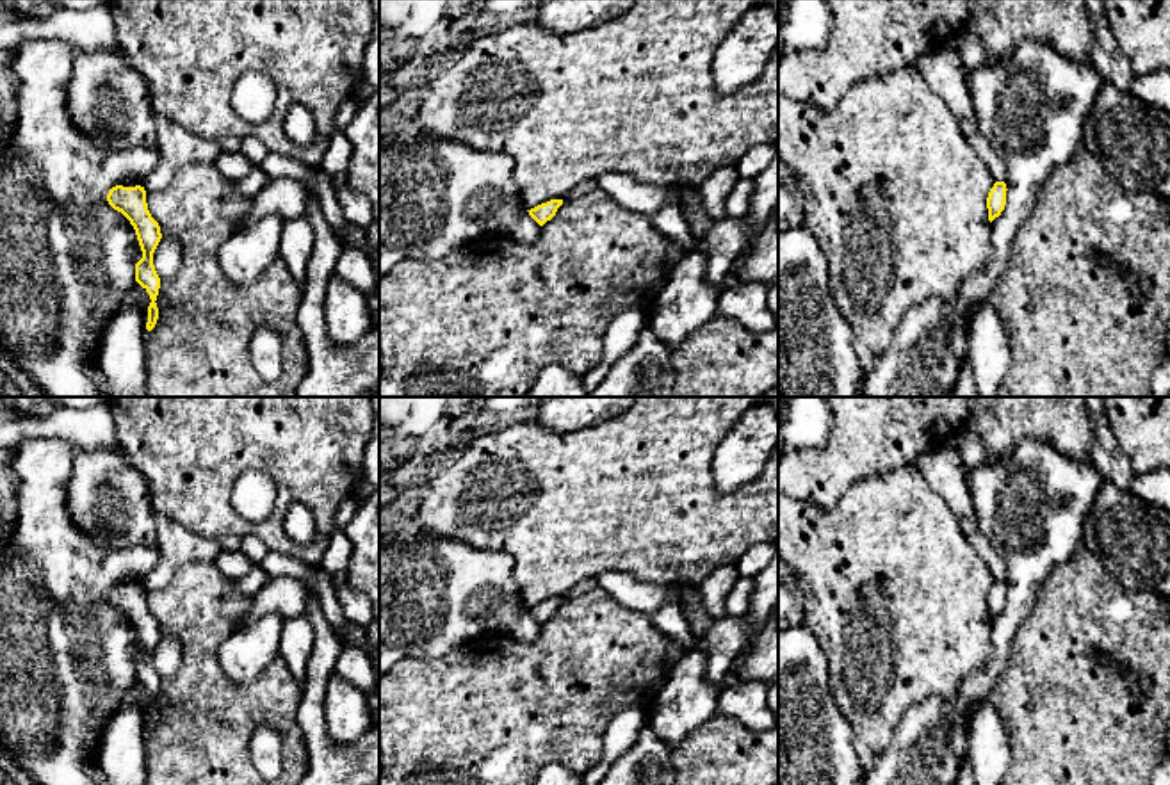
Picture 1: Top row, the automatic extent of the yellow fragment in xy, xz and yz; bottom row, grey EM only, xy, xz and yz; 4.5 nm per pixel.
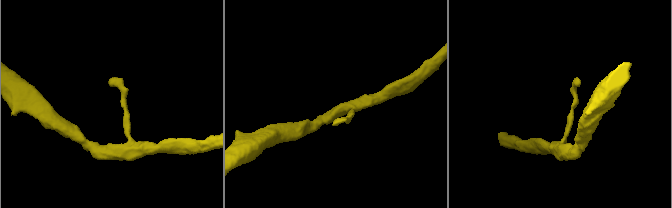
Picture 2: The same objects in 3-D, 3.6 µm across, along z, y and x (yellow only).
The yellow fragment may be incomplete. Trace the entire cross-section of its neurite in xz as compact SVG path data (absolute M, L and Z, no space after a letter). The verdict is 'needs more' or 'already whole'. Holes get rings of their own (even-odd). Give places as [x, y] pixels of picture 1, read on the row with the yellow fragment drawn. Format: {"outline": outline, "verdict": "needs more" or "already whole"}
{"outline": "M550 199L527 212L540 226L543 226L547 221L550 221L556 215L561 205L563 205L563 199Z", "verdict": "already whole"}

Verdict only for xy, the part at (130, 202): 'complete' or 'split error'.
complete

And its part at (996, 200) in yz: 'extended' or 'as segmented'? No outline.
as segmented

